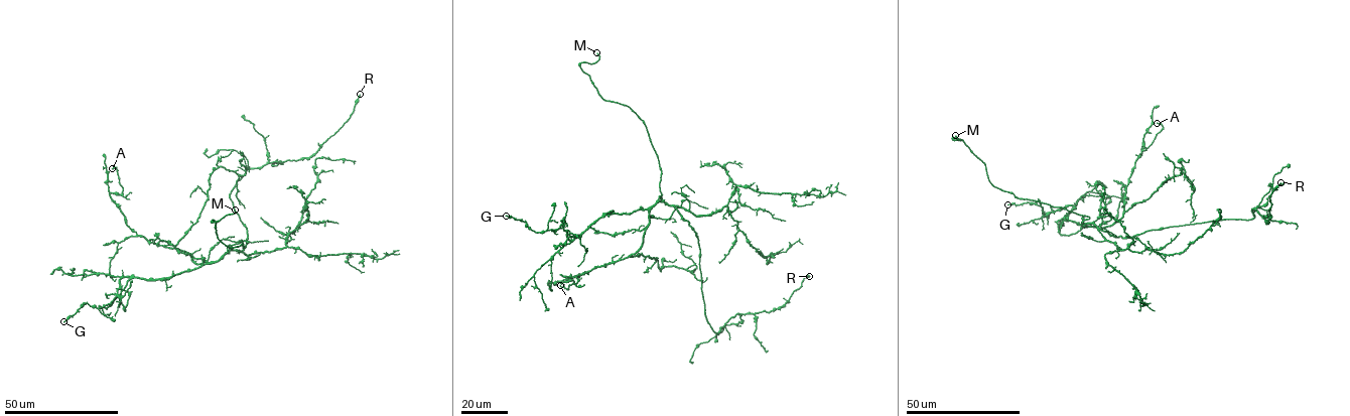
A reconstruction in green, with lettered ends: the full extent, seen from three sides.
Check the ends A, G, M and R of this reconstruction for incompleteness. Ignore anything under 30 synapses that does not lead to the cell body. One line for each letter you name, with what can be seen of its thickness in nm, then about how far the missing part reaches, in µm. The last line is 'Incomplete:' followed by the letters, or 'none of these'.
M: calibre 240 nm; missing 9 µm
Incomplete: M

